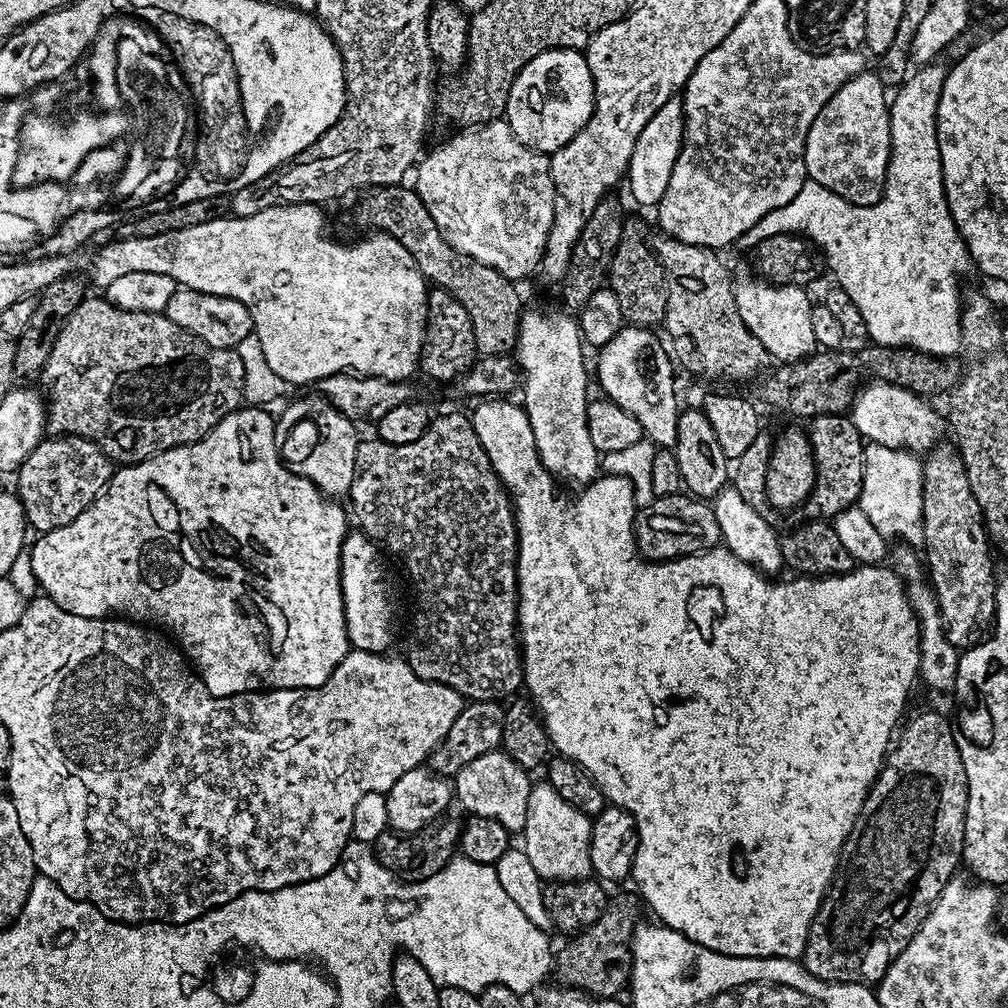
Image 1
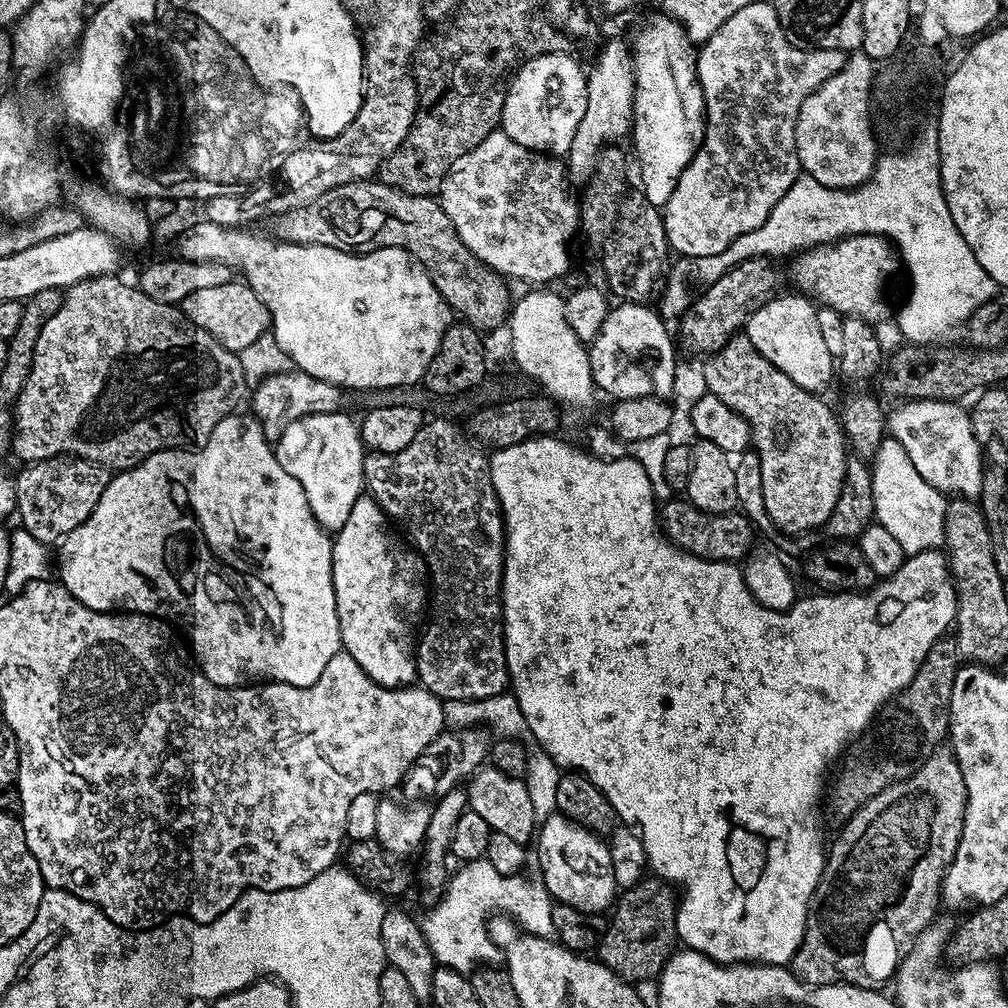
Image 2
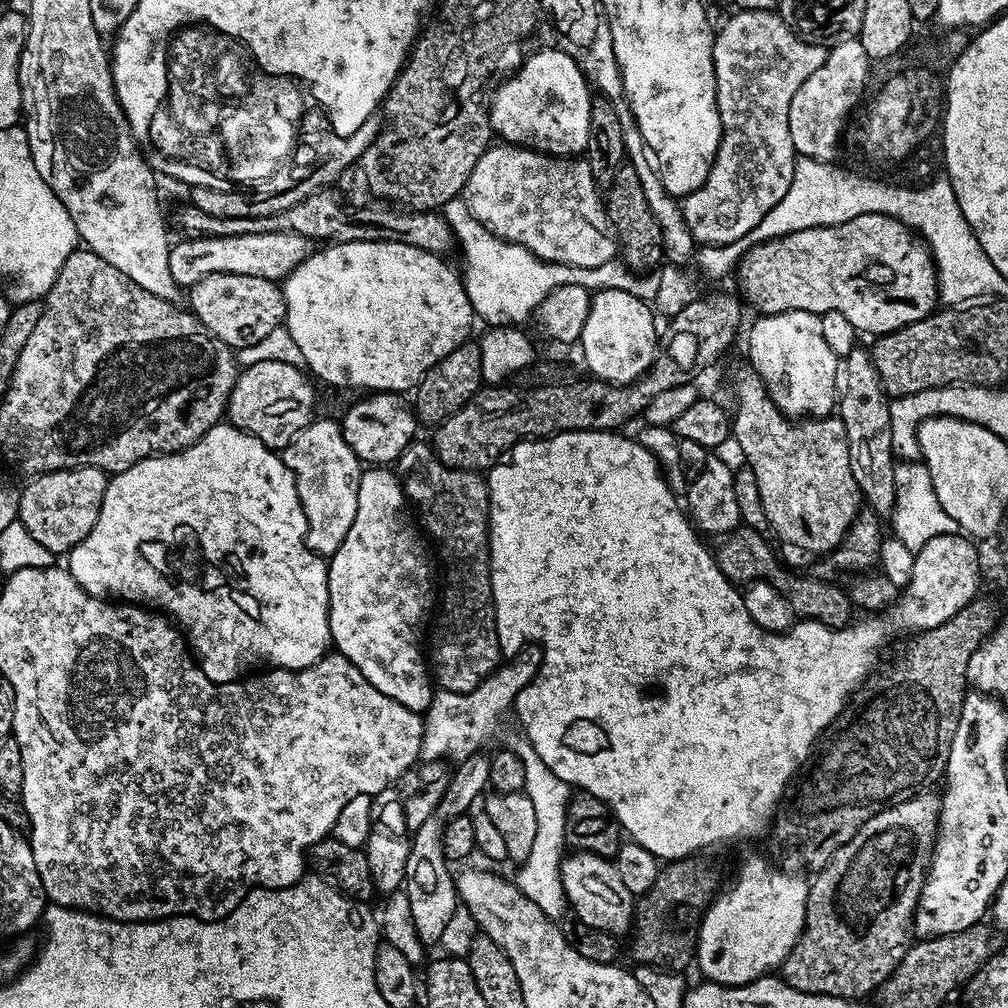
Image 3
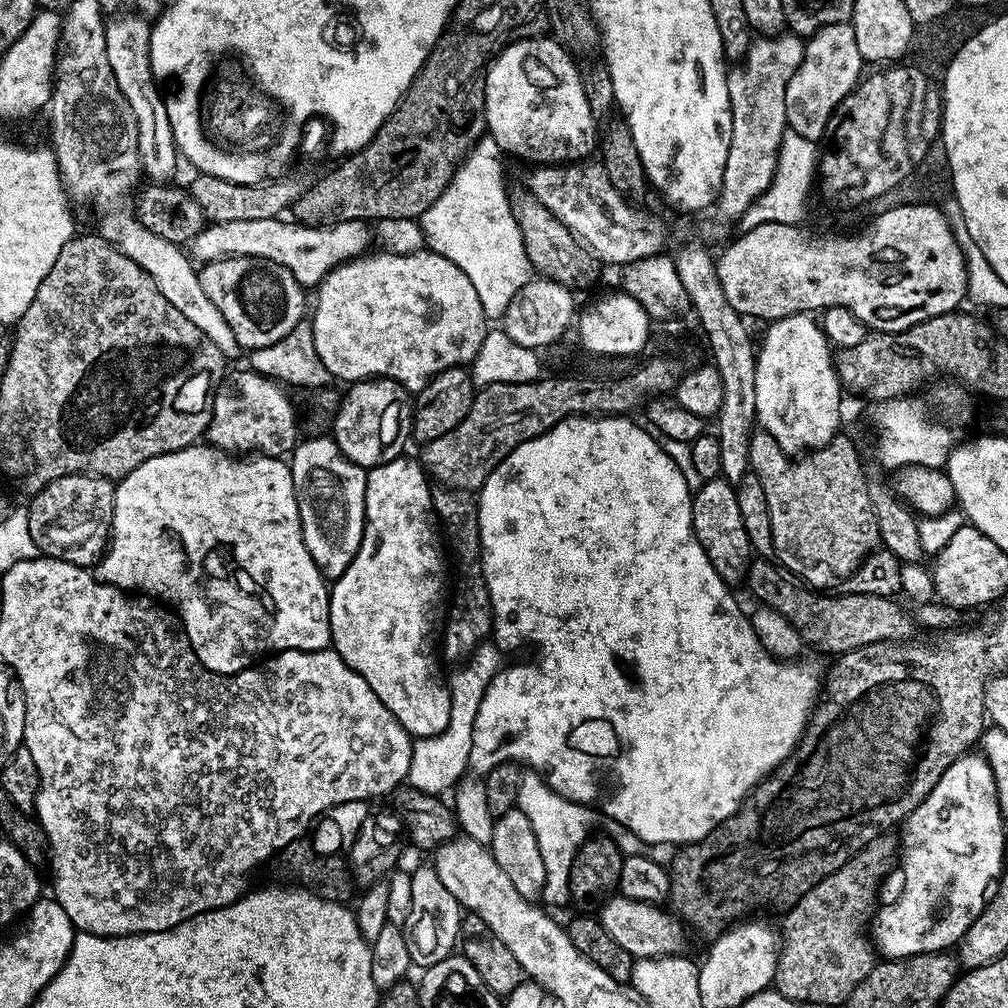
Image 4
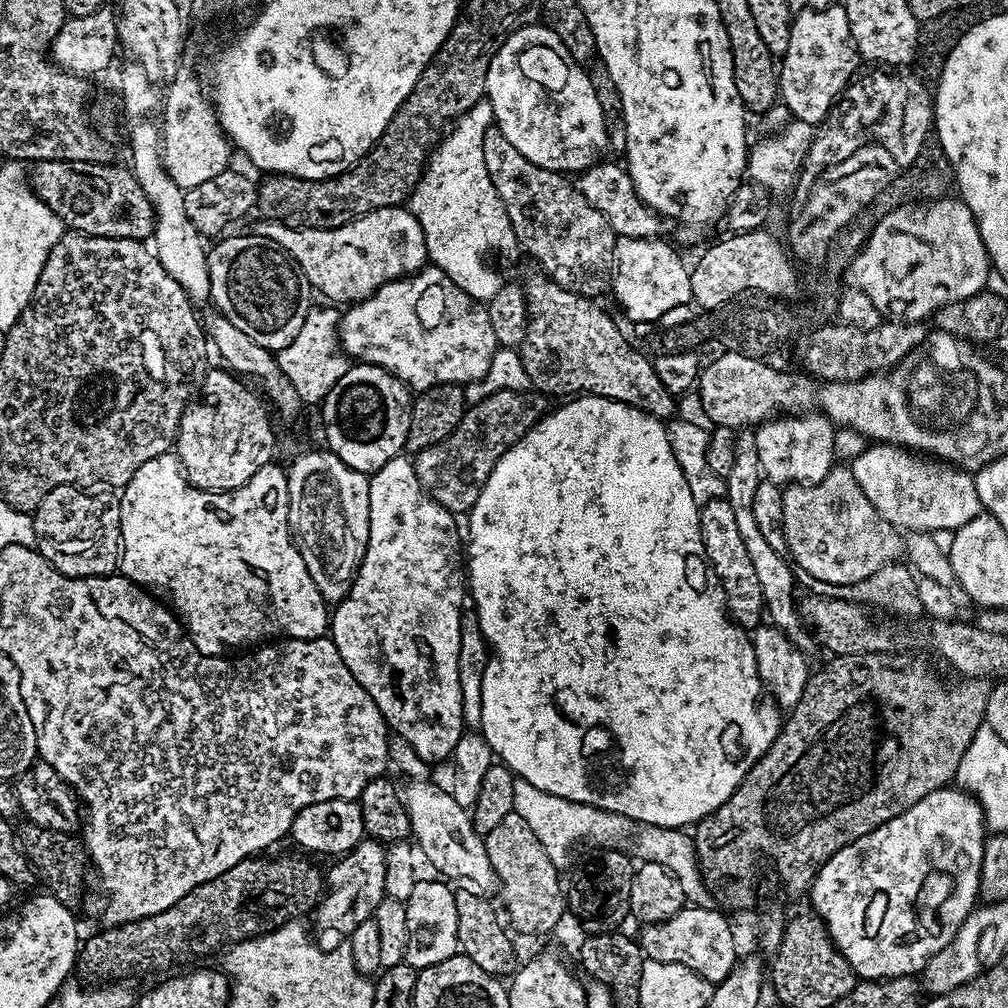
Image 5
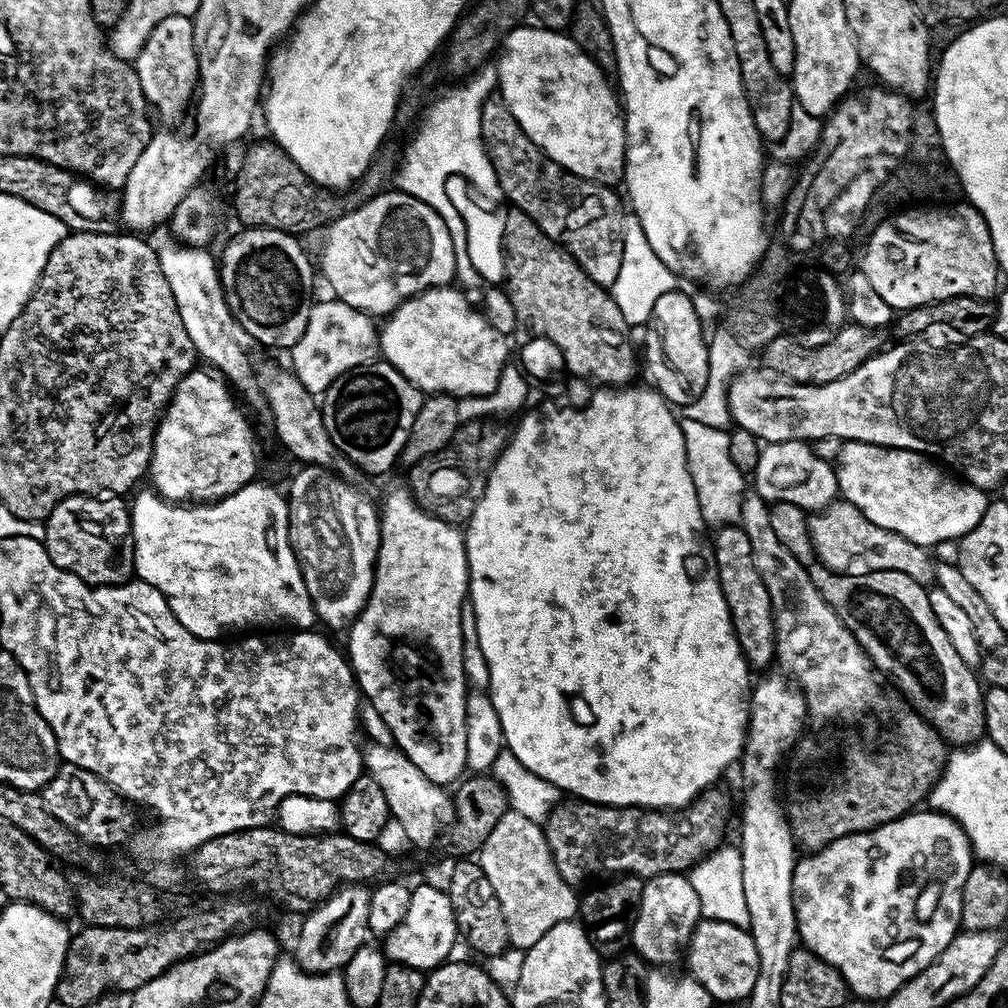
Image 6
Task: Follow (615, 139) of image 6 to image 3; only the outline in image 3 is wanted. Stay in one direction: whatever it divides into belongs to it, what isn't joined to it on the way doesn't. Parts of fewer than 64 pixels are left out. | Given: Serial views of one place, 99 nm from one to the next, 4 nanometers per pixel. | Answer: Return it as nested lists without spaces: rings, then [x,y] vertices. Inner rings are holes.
[[[558,47],[542,48],[533,51],[507,77],[509,80],[492,93],[492,106],[488,109],[492,131],[501,141],[513,146],[530,148],[546,156],[576,158],[585,151],[590,138],[593,99],[588,94],[590,85],[574,60]]]

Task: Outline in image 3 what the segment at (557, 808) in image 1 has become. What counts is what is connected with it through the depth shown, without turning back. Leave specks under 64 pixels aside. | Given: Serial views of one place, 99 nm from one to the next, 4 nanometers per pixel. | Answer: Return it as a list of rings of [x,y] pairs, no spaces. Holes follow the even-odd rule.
[[[579,850],[565,855],[561,859],[560,877],[564,887],[564,899],[570,912],[573,912],[579,923],[609,932],[612,936],[623,937],[624,931],[631,929],[636,915],[636,900],[626,890],[622,878],[618,878],[615,863],[605,856],[595,856]]]

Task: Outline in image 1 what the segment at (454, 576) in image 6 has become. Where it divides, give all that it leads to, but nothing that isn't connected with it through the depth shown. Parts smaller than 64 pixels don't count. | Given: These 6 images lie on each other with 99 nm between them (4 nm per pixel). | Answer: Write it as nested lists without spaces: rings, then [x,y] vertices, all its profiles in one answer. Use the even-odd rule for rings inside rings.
[[[349,531],[340,551],[340,589],[349,645],[384,654],[392,644],[392,592],[388,589],[388,568],[380,561],[380,556],[382,549],[375,540],[365,532]]]

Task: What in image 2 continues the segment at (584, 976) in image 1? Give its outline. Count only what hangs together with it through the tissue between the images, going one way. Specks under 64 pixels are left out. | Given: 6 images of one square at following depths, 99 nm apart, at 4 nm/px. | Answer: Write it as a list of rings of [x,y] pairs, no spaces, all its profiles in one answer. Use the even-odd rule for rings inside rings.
[[[645,878],[634,887],[623,889],[611,909],[604,935],[600,937],[599,963],[605,964],[615,976],[621,976],[629,982],[659,977],[664,963],[674,951],[672,943],[677,943],[678,940],[678,896],[672,892],[675,892],[673,885],[659,878]]]

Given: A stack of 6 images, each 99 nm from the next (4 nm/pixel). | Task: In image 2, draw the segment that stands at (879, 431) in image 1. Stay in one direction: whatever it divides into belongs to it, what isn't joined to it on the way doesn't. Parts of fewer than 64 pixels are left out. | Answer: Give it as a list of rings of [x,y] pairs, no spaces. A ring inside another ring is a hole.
[[[908,400],[907,402],[901,403],[901,408],[891,409],[890,415],[886,420],[886,428],[890,433],[891,439],[900,443],[903,450],[906,450],[906,454],[910,456],[910,460],[913,462],[914,467],[918,470],[918,473],[922,474],[922,478],[934,486],[937,491],[943,494],[955,494],[960,498],[976,498],[979,497],[980,491],[982,490],[982,478],[984,477],[984,453],[980,450],[980,444],[976,441],[976,436],[972,432],[972,418],[967,407],[959,408],[960,404],[951,400]]]

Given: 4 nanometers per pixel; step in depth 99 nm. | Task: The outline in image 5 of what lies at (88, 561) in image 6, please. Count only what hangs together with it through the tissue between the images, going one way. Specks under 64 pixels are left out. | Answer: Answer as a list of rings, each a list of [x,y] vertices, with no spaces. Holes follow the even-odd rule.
[[[74,484],[58,486],[50,490],[46,498],[42,498],[32,516],[32,525],[36,531],[36,551],[46,557],[63,576],[111,576],[119,569],[122,551],[119,495],[108,490],[85,490]]]

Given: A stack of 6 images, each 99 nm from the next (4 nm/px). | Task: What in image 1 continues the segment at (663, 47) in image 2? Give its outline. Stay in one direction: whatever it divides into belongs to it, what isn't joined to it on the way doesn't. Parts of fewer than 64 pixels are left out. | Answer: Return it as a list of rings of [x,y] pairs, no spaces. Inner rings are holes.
[[[673,98],[657,110],[654,118],[642,126],[642,134],[638,134],[638,142],[634,142],[632,157],[628,163],[626,185],[632,196],[648,210],[655,209],[660,203],[662,194],[666,194],[666,185],[670,182],[670,170],[674,170],[674,162],[678,158],[680,148],[684,144],[684,106],[679,99]]]

